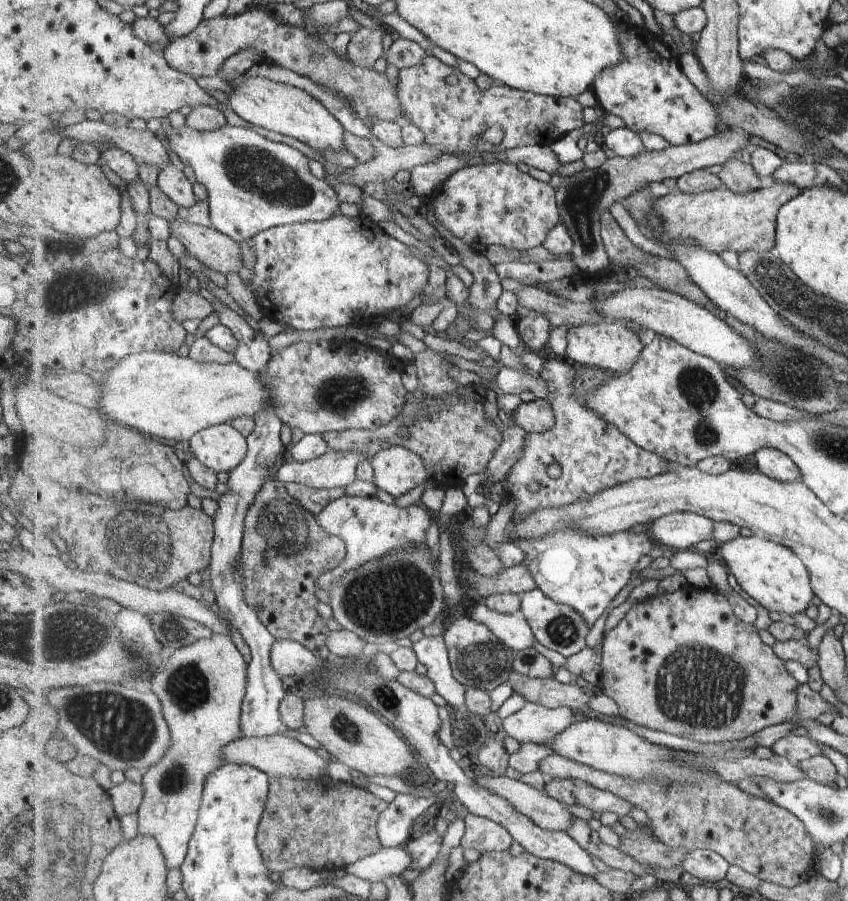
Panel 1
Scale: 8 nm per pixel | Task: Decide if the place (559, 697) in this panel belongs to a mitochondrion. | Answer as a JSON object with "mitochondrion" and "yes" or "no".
{"mitochondrion":"no"}

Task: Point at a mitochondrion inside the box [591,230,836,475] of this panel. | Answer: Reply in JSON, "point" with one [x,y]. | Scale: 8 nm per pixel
{"point":[700,387]}

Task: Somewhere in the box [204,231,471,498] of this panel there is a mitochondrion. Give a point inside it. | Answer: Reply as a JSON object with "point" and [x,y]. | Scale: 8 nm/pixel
{"point":[342,395]}

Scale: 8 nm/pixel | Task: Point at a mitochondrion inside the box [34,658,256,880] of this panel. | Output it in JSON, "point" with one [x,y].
{"point":[125,728]}

